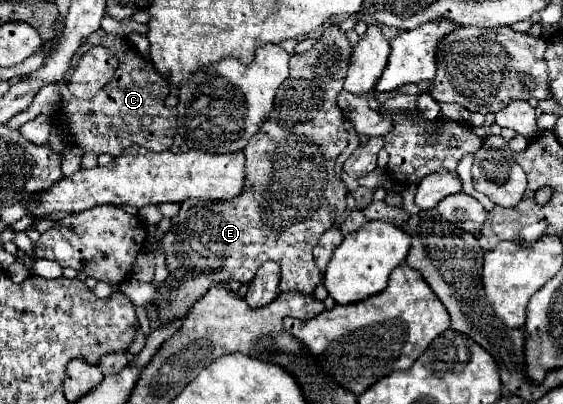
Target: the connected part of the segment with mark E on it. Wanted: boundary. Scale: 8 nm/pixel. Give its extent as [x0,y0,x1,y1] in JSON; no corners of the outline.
[157,26,351,322]

